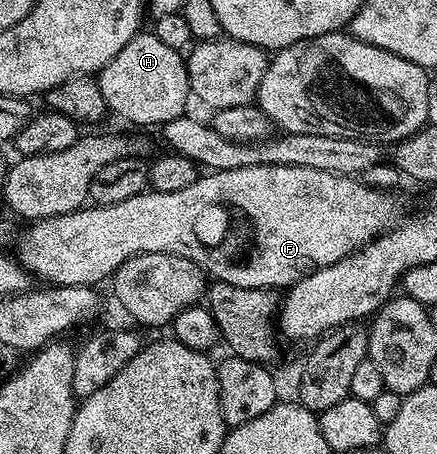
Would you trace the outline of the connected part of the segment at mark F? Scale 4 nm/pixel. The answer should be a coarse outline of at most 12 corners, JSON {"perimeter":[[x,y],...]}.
{"perimeter":[[299,166],[40,218],[16,257],[93,286],[175,254],[289,288],[404,217],[397,193]]}

